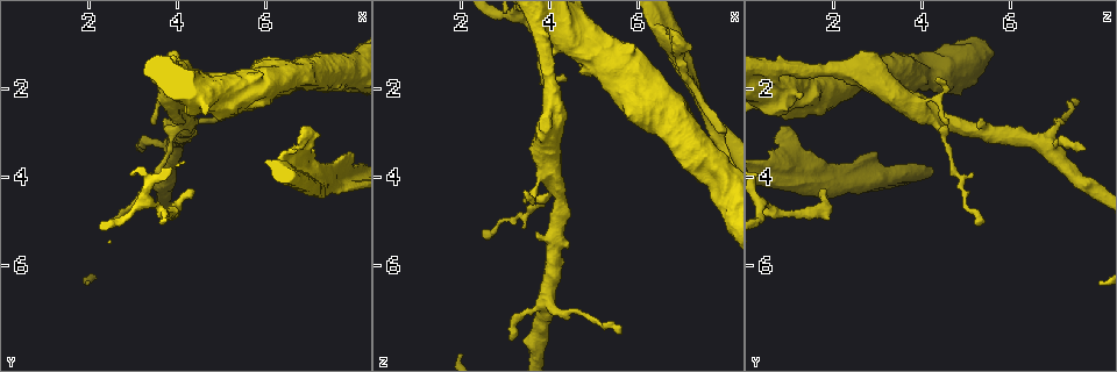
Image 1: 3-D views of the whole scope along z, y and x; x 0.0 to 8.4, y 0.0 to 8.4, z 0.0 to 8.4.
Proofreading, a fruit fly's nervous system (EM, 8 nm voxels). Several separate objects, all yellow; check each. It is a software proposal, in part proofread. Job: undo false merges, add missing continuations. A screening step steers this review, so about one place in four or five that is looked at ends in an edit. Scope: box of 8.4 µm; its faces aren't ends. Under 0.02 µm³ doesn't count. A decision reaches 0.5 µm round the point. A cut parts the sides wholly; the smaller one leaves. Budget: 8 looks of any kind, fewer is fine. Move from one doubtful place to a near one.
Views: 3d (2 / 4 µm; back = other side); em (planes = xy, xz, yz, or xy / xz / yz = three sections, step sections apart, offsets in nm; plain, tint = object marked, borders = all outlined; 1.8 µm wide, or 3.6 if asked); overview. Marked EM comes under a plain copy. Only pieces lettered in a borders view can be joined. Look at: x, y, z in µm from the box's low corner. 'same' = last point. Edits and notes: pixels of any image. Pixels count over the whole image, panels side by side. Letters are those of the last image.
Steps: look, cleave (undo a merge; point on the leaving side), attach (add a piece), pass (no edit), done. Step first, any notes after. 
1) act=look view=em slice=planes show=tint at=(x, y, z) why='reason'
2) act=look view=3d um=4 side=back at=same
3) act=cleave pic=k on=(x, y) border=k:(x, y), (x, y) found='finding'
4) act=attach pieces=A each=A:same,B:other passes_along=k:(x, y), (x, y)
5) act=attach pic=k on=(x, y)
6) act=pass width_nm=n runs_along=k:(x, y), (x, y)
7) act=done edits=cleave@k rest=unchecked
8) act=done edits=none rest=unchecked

act=look view=3d um=2 at=(6.60, 3.45, 0.60) why='branch stops here'

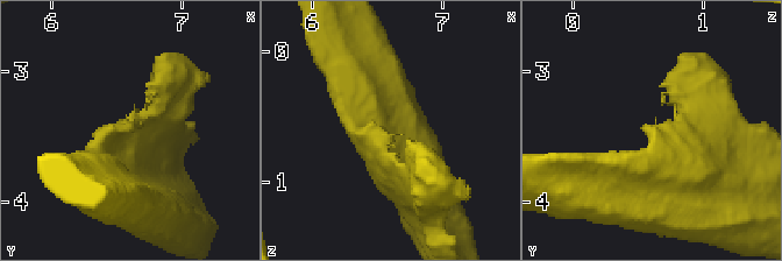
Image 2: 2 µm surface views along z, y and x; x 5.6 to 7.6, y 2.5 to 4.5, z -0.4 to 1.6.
act=look view=em slice=planes show=borders at=(6.66, 3.44, 0.64)

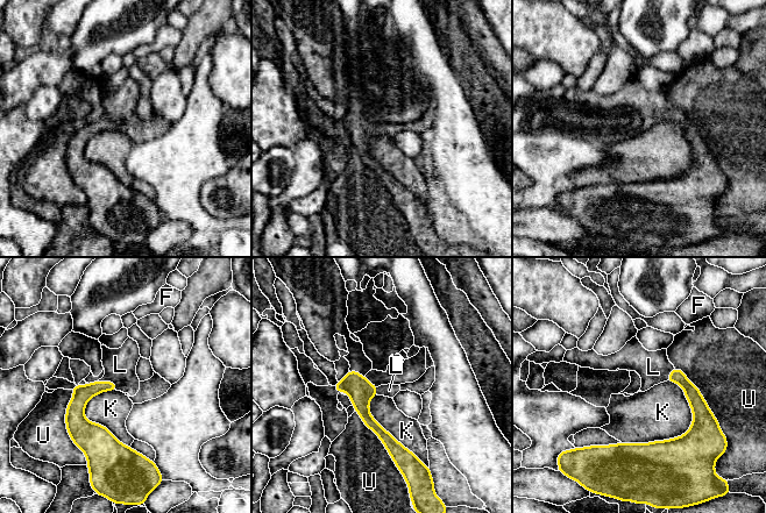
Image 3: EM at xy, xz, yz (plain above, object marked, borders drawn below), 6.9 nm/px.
act=attach pieces=L each=F:other,K:other,L:same,U:other passes_along=3:(82, 393), (111, 382), (120, 364) found='it goes on there'

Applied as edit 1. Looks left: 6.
act=look view=3d um=4 at=(4.30, 4.30, 1.75) why='free end'

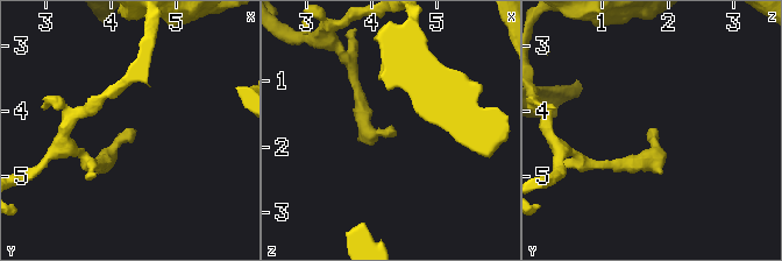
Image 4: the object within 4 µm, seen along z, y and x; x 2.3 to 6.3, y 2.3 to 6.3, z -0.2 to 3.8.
act=look view=em slice=planes show=borders at=(4.30, 4.30, 1.70) why='now the EM'

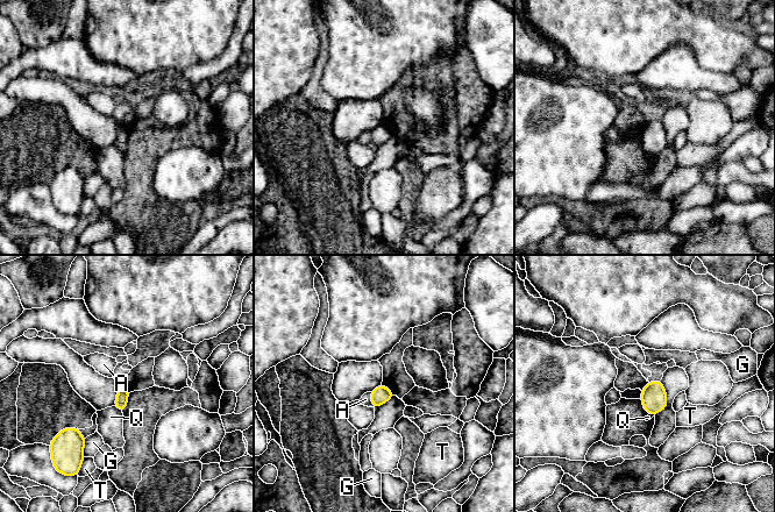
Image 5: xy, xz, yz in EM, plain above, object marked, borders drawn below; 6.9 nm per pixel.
act=pass each=A:other,G:other,Q:other,T:other border=5:(370, 391), (370, 403), (372, 406) found='no lettered piece goes on from it'

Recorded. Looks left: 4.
act=look view=em slice=yz step=8 show=borders at=(3.10, 3.40, 7.65) why='an open end'

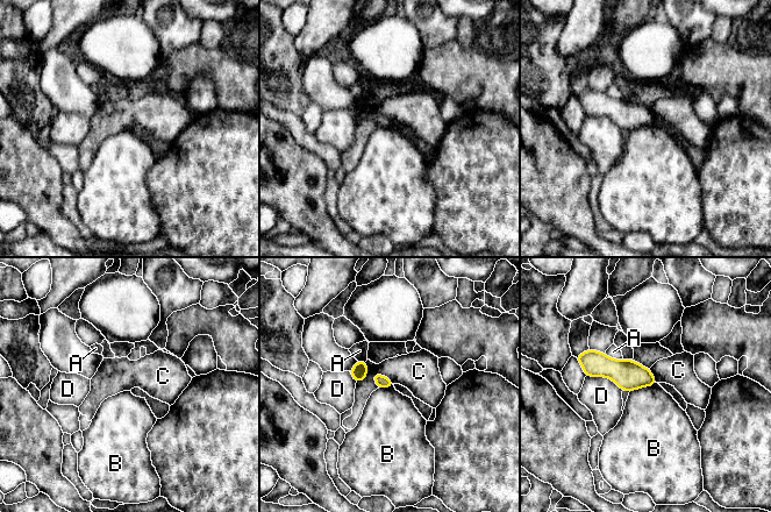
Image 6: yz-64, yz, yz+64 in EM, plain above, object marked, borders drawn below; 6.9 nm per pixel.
act=pass each=A:other,B:other,C:other,D:other border=6:(657, 383), (629, 392) found='none of them fits'

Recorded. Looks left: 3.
act=done edits=attach@3 rest=unchecked

